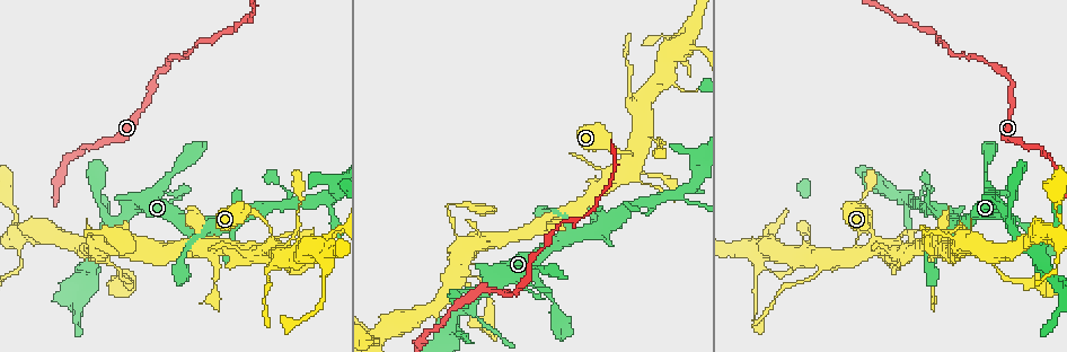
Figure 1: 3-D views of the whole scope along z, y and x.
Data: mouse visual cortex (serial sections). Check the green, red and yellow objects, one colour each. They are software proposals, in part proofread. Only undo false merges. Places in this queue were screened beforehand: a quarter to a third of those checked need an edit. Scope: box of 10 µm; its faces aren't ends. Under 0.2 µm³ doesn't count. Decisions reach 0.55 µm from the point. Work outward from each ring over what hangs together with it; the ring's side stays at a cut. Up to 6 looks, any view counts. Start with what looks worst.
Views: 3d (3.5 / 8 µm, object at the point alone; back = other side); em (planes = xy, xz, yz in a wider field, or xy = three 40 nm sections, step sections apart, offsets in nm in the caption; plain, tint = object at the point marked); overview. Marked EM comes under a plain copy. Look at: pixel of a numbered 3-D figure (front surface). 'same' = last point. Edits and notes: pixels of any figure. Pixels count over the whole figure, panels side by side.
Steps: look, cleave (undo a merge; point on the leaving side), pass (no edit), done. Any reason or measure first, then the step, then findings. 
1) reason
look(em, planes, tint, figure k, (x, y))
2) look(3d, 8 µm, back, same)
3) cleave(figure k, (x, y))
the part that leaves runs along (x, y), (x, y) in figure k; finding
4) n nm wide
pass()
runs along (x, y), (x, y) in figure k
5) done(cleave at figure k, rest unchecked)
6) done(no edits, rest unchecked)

three arms meet
look(3d, 3.5 µm, figure 1, (316, 200))

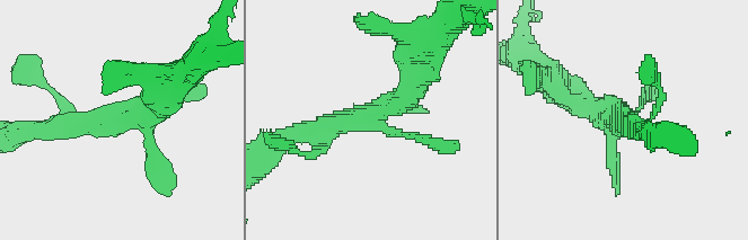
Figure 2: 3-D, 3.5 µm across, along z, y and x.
look(em, xy, step 5, tint, figure 2, (620, 119))

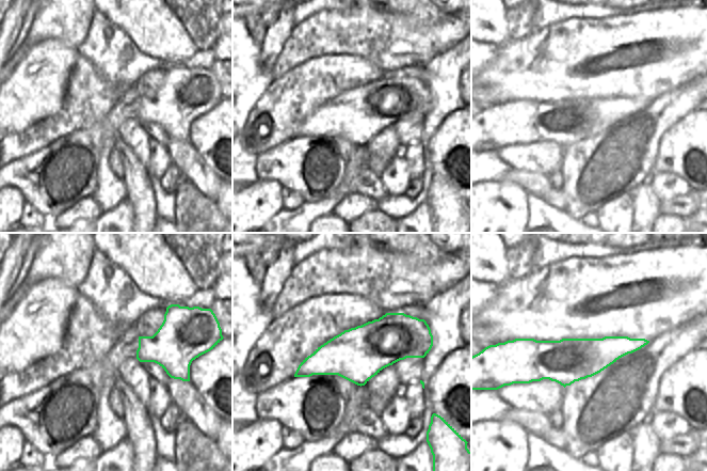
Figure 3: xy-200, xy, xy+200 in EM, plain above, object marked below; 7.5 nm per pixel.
another direction
look(em, xy, step 3, tint, same)

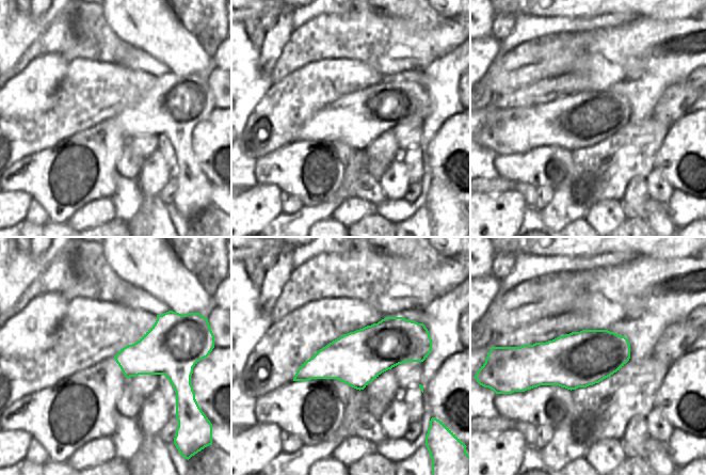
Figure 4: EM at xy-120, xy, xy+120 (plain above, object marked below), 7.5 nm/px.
400 nm wide
pass()
runs along (299, 133), (368, 118), (421, 69) in figure 2; one cell here

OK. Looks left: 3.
thin arm on a thick one
look(3d, 3.5 µm, figure 1, (631, 160))

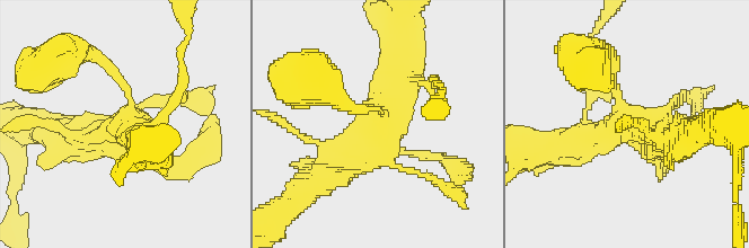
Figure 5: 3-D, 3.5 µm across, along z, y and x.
now the EM
look(em, xy, step 3, tint, figure 5, (381, 123))

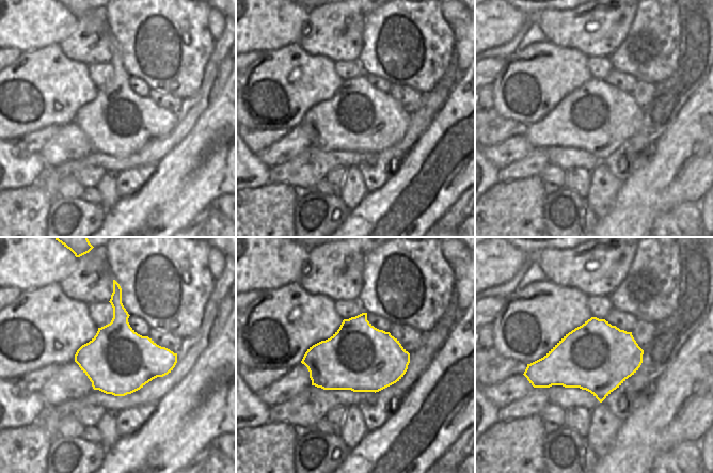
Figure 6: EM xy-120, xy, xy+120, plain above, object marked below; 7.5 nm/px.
pass()
runs along (610, 56), (618, 105), (673, 139) in figure 5; one cell here

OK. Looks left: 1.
done(no edits, rest unchecked)

